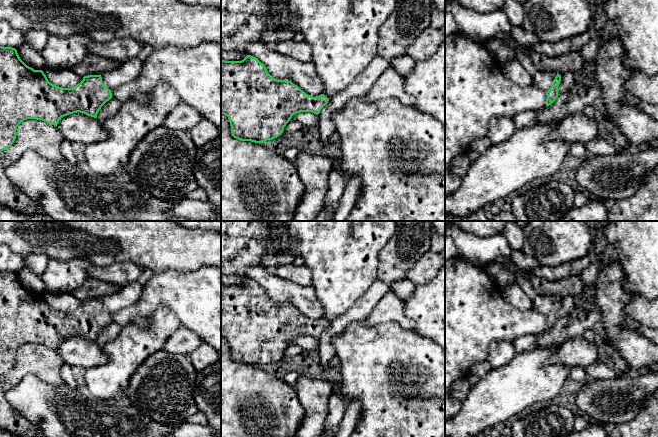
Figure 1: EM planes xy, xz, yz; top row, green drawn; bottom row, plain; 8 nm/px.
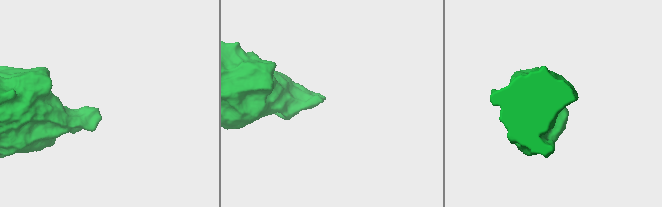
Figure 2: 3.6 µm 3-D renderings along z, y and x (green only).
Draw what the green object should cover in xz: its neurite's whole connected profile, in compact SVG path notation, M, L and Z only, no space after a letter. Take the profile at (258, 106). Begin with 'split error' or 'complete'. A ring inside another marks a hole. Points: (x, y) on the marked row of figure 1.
complete | M251 55L241 61L221 59L221 114L228 117L232 136L238 140L262 143L277 138L294 114L319 114L328 101L324 94L313 97L291 81L273 78L266 67Z

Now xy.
complete | M0 46L0 152L14 143L16 129L24 120L37 119L57 126L62 117L77 112L97 118L101 107L111 98L111 90L104 86L101 75L84 76L83 80L72 88L59 87L50 83L42 70L27 66L15 48Z

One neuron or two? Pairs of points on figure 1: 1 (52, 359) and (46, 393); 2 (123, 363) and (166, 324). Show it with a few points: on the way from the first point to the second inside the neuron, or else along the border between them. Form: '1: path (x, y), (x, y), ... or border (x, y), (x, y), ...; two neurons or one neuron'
1: border (26, 375), (35, 375), (52, 385), (65, 384); two neurons
2: path (134, 352), (146, 340), (157, 335); one neuron

